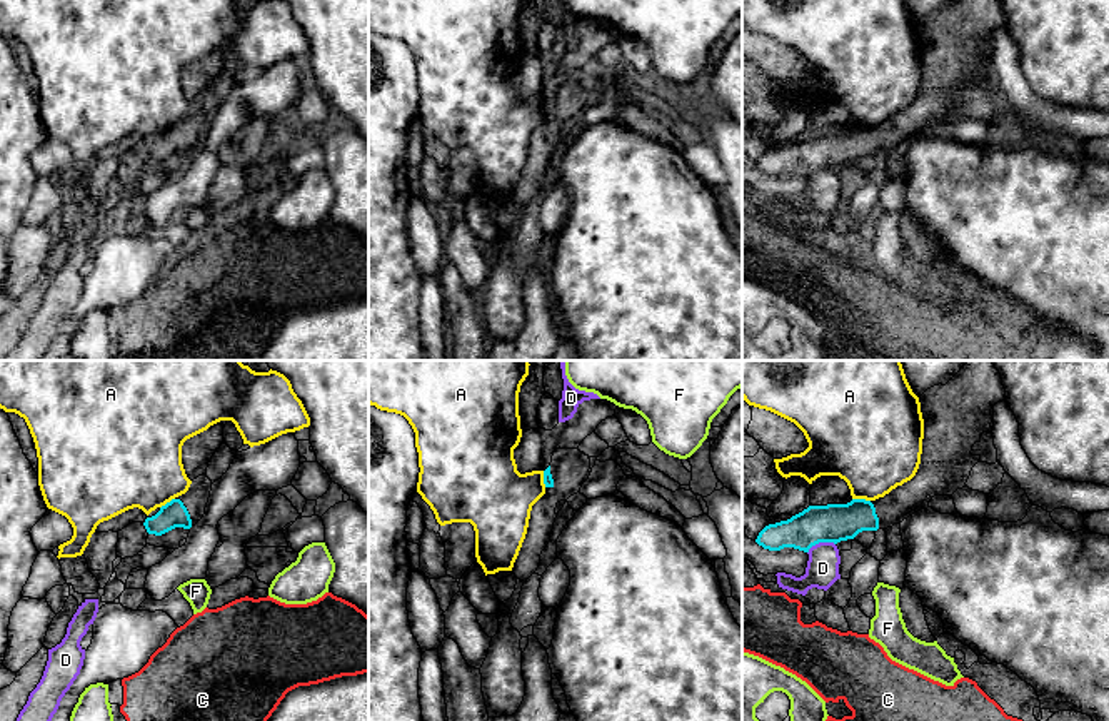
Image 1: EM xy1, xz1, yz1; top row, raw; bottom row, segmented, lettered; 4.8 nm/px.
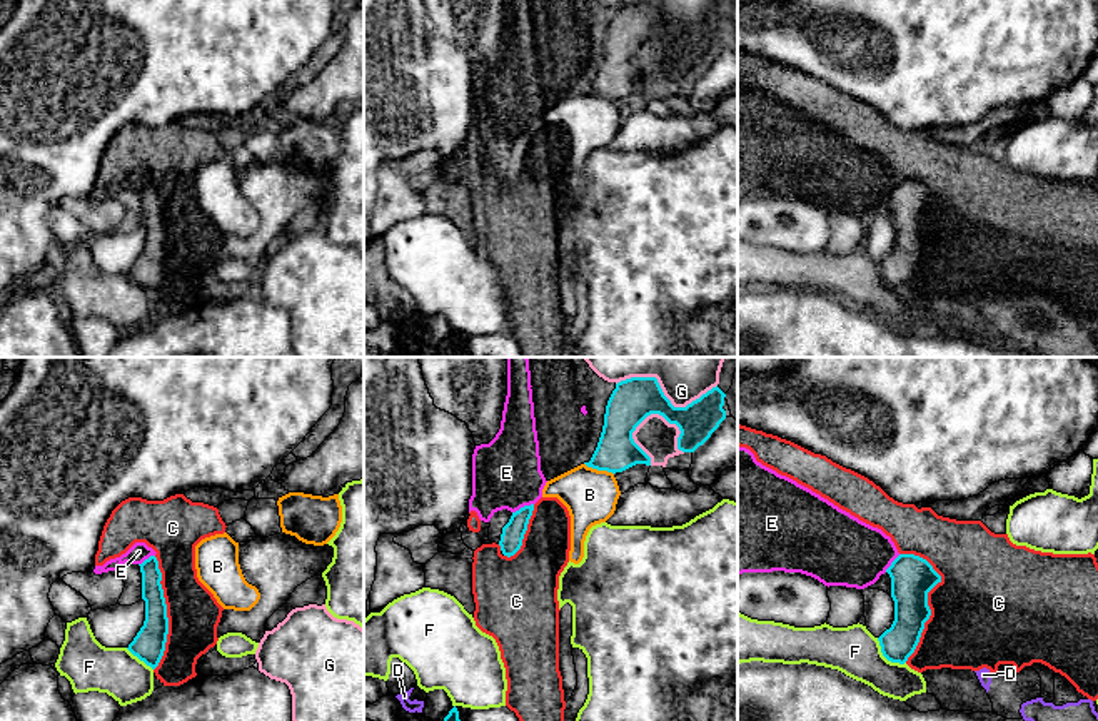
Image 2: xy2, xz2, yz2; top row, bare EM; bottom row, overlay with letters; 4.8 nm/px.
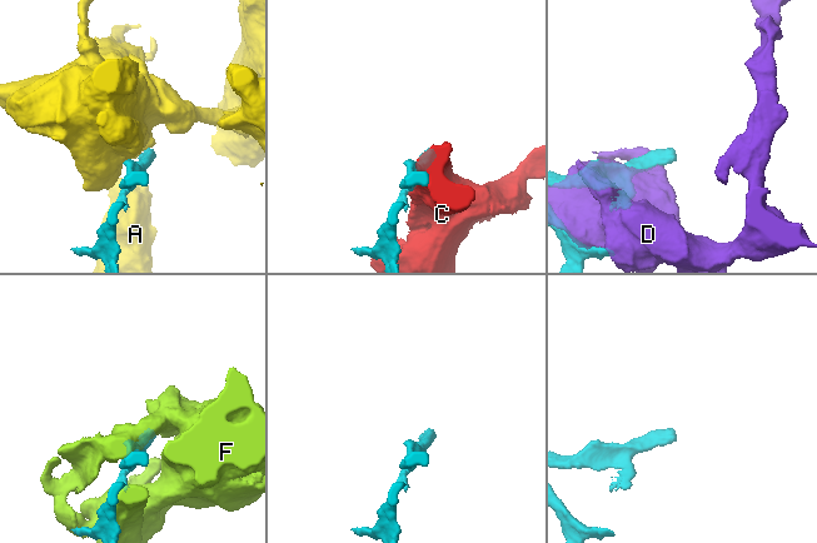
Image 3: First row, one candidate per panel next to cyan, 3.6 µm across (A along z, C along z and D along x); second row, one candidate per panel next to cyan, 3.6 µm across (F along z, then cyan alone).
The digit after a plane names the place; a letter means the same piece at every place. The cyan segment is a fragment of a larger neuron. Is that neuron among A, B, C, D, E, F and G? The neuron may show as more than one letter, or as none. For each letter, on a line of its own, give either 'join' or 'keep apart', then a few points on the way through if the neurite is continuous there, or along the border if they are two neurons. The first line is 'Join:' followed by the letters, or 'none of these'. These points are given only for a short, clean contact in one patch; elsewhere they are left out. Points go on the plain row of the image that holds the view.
Join: none of these
A: keep apart; border yz1 (853, 124), (869, 127)
B: keep apart
C: keep apart
D: keep apart
E: keep apart; border xz2 (533, 129), (513, 139)
F: keep apart
G: keep apart

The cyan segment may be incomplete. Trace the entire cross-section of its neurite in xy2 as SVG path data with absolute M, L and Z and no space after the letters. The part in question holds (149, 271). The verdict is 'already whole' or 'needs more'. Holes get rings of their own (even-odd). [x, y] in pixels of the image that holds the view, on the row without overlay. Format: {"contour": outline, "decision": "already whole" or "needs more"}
{"contour": "M150 182L139 192L142 199L145 247L127 275L147 292L155 295L164 282L169 260L167 230L160 210L162 199L155 182Z", "decision": "already whole"}

